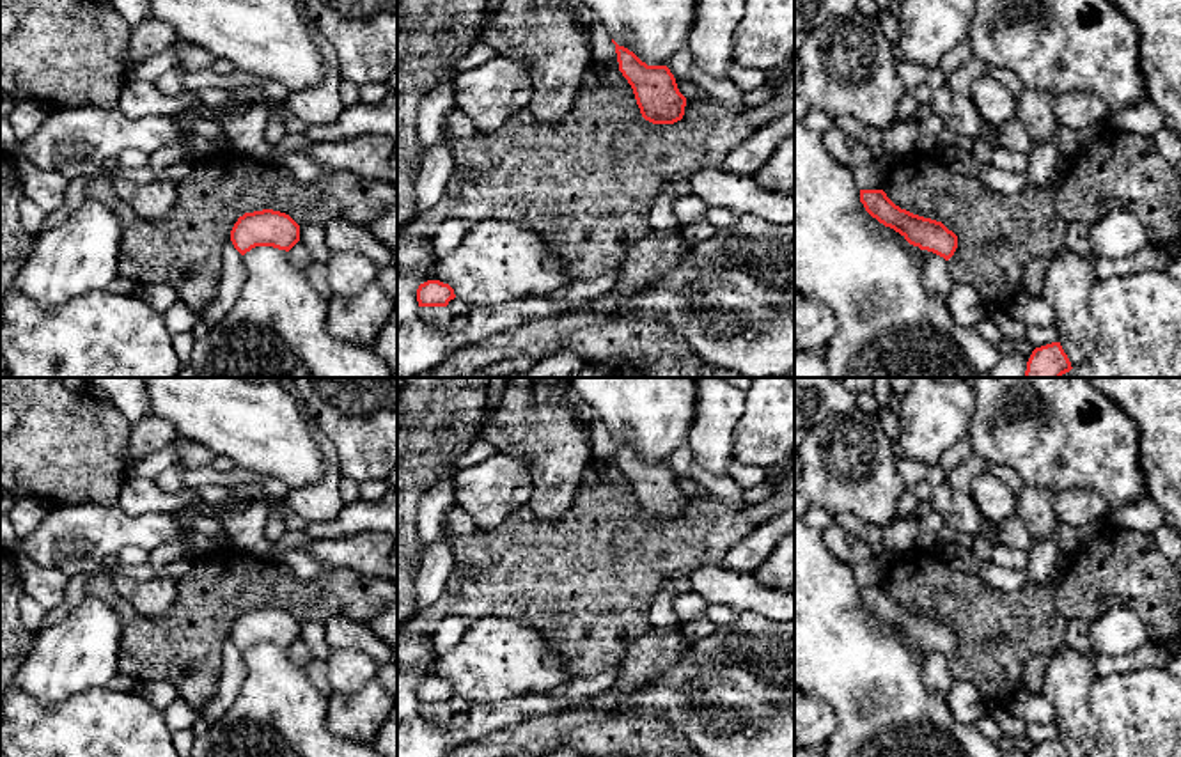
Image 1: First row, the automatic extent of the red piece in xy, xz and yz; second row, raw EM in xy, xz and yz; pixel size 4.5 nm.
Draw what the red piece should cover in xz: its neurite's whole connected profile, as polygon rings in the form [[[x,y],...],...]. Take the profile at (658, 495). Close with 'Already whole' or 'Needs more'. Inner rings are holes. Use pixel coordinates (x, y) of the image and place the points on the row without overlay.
[[[614,436],[619,468],[633,486],[637,502],[645,518],[674,521],[683,516],[686,495],[679,489],[674,472],[667,463],[647,463],[633,449]]]. Already whole

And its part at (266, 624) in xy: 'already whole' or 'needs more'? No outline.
already whole

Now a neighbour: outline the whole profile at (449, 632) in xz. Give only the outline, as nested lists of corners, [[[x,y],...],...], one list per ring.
[[[456,615],[440,620],[433,631],[433,652],[452,651],[461,642],[468,624],[468,620]]]

